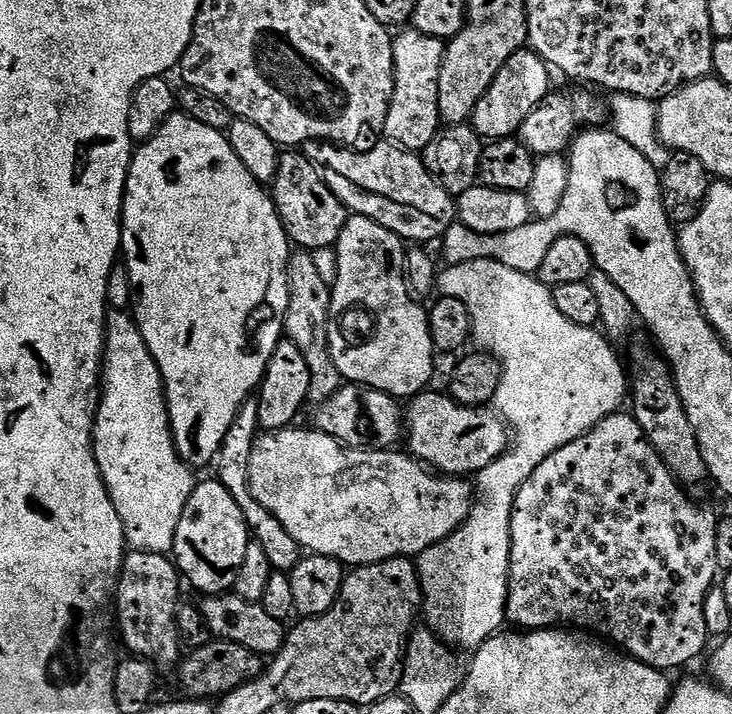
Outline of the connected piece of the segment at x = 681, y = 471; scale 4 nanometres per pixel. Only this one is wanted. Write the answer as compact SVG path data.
M636 348L632 352L630 364L630 415L642 426L644 436L654 446L670 474L681 486L700 484L709 479L708 467L702 458L698 438L686 418L682 398L676 389L676 378L668 367L663 355L648 348Z

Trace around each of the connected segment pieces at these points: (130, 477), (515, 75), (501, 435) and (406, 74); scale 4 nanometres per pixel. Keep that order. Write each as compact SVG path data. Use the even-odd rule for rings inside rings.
M109 311L104 334L104 362L100 408L92 428L92 449L104 484L108 487L114 510L122 518L124 539L137 552L171 553L174 534L182 518L182 510L194 487L193 469L176 453L172 441L172 423L168 420L168 400L164 397L164 379L140 333L140 325L131 315Z
M521 50L508 59L506 66L502 66L500 73L472 111L470 126L480 135L481 141L507 140L519 133L522 122L526 122L533 110L550 95L548 72L550 73L549 65L531 50Z
M425 390L418 396L411 397L406 404L406 445L407 451L423 462L429 469L440 474L457 478L468 478L478 474L490 462L494 462L501 454L508 451L510 433L503 420L495 411L487 407L467 408L453 400L451 395Z
M404 30L392 41L394 50L394 70L396 85L392 95L392 105L386 118L384 136L391 143L405 149L416 150L428 143L428 120L440 120L438 106L438 78L444 61L445 41L427 36L415 30Z

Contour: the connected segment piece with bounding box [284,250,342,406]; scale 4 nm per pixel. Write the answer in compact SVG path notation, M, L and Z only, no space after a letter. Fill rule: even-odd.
M296 250L288 258L288 313L284 319L284 336L287 343L298 346L310 370L308 404L319 406L342 387L342 377L334 366L328 345L328 319L332 314L332 290L324 281L311 251Z

